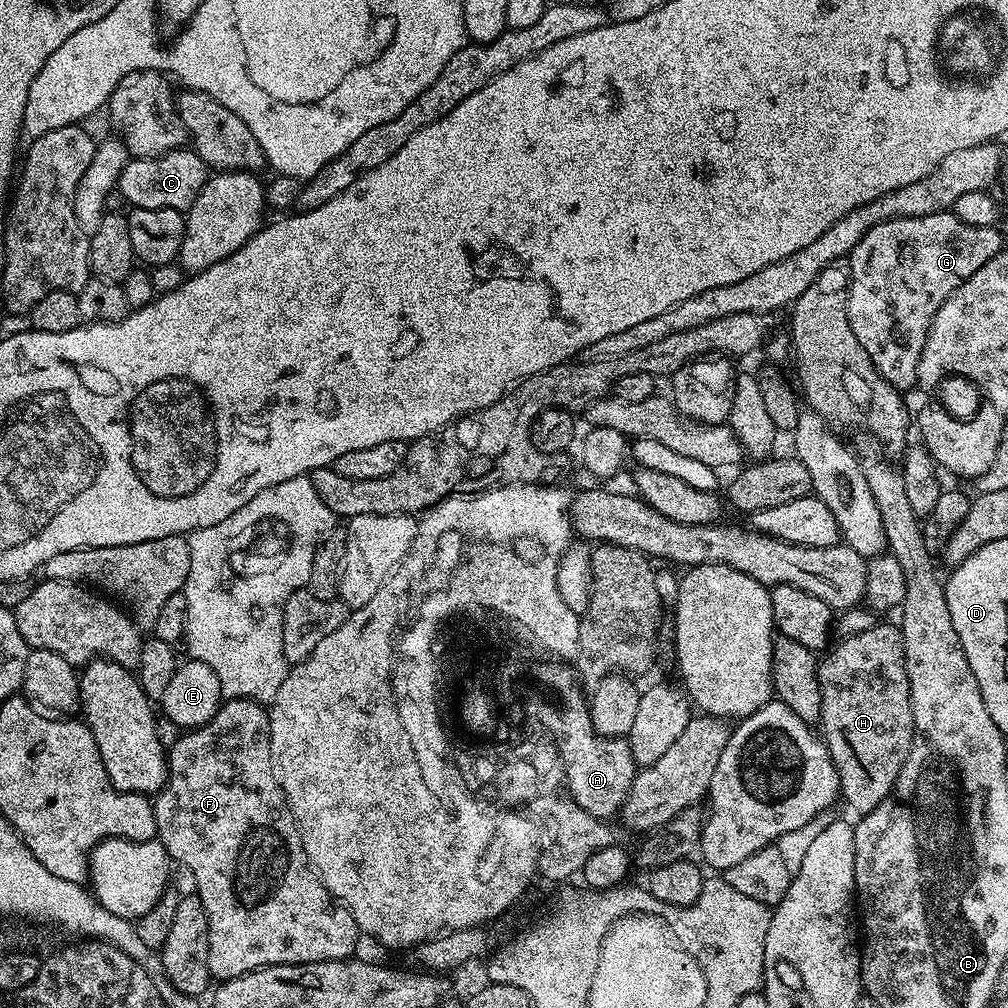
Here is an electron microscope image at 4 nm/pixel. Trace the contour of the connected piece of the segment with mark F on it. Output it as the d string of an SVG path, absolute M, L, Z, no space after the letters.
M225 699L214 714L212 723L202 728L185 731L173 744L170 744L166 752L168 783L154 796L157 837L162 842L162 846L166 846L168 857L181 869L190 870L197 878L195 895L199 896L208 915L208 969L212 977L220 982L275 964L313 964L323 960L346 960L355 953L352 951L356 948L356 939L361 939L362 936L354 918L343 906L333 900L332 895L324 888L324 883L312 871L312 865L308 863L306 850L302 846L300 828L296 825L292 811L288 809L284 799L284 793L281 792L274 778L274 766L270 758L268 714L269 709L259 704L257 700Z

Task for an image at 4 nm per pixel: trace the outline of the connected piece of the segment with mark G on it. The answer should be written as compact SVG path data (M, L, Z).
M949 210L887 220L871 228L854 246L846 260L852 275L848 284L850 330L882 378L894 387L917 387L918 362L934 314L974 270L1002 251L1000 231L999 227L966 226Z

